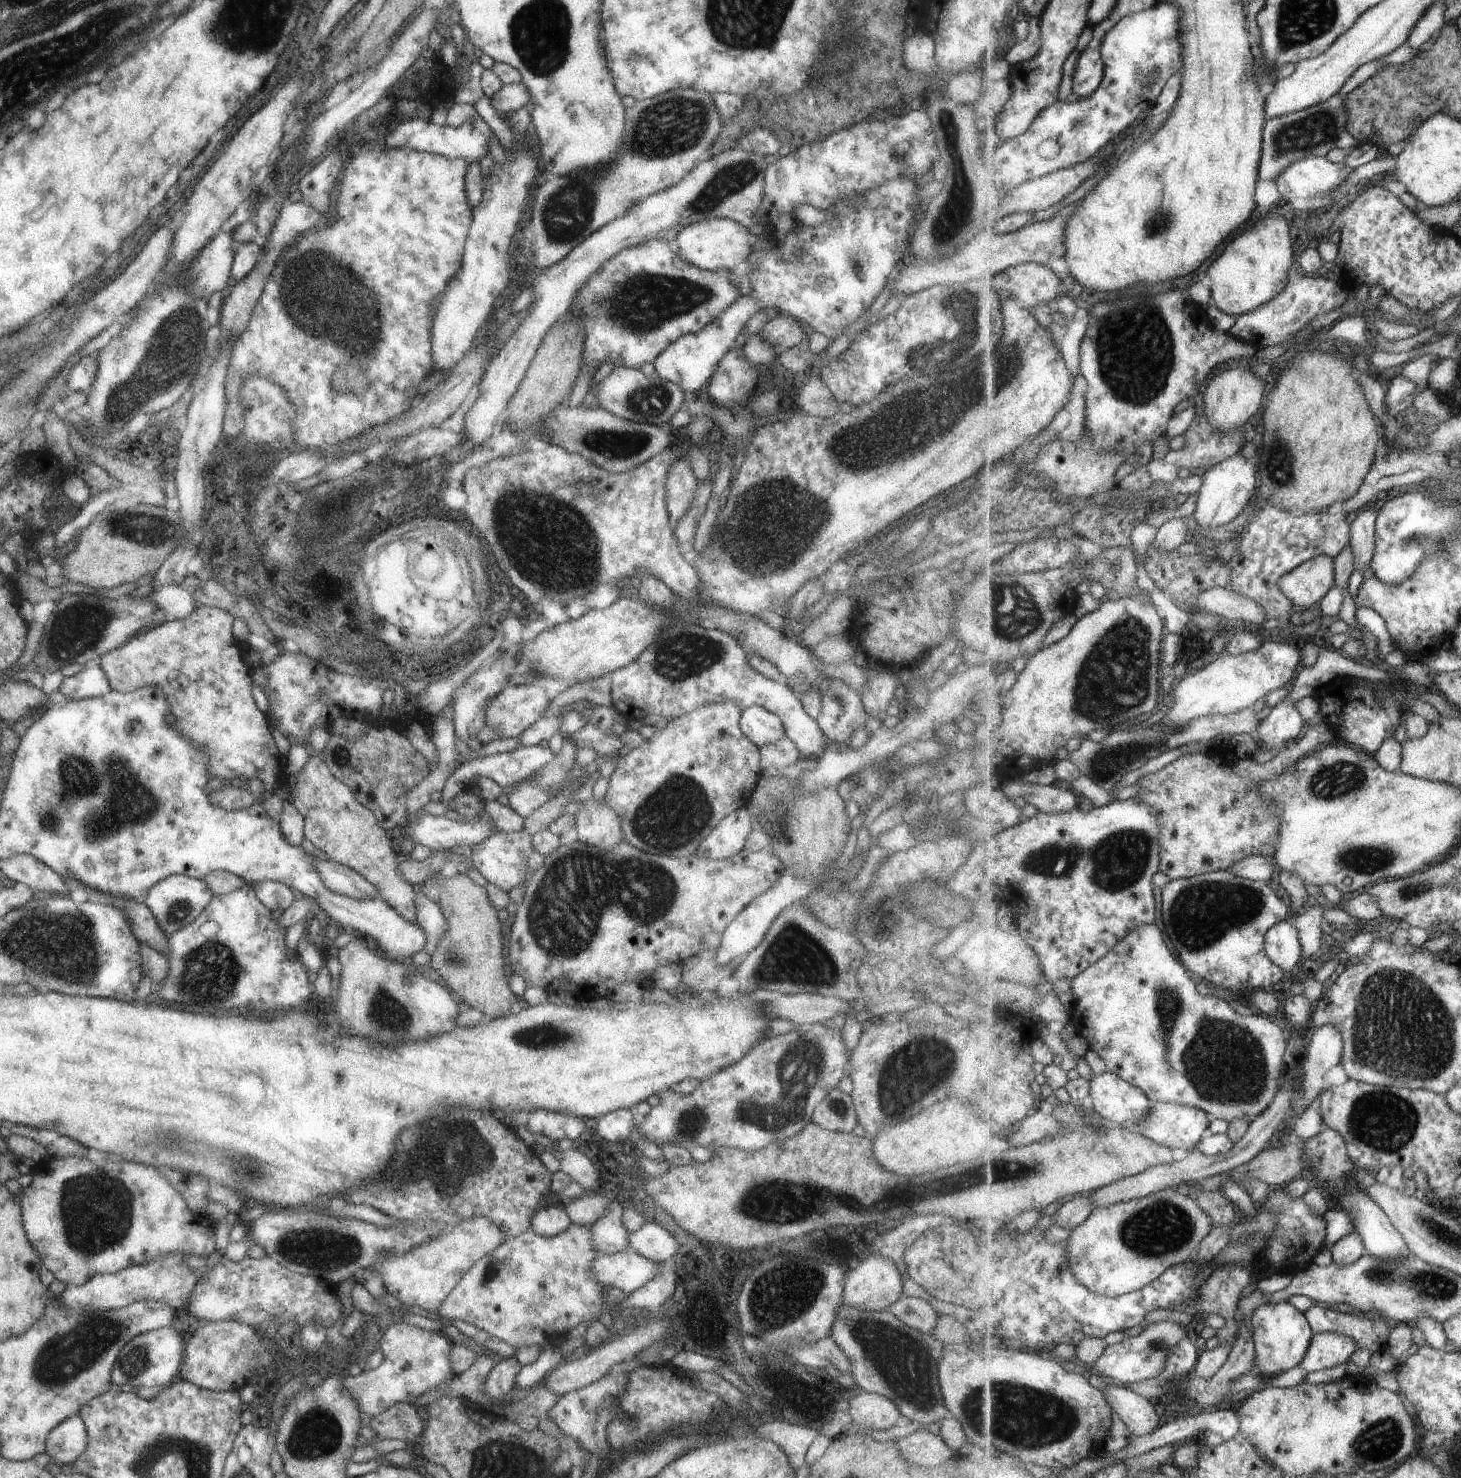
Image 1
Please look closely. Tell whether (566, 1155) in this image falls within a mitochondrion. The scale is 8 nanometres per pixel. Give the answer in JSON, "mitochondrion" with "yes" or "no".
{"mitochondrion":"no"}

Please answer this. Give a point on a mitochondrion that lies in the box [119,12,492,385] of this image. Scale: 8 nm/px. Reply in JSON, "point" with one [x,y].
{"point":[322,295]}

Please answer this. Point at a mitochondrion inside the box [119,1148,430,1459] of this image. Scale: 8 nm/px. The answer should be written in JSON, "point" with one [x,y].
{"point":[304,1247]}

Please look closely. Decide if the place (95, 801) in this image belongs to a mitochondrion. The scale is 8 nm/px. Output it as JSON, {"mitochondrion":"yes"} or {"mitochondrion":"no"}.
{"mitochondrion":"yes"}

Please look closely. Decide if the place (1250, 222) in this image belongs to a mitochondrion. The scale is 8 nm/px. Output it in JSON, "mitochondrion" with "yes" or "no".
{"mitochondrion":"no"}

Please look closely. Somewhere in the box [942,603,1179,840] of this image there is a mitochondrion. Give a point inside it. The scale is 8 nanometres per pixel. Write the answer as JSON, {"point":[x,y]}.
{"point":[1115,679]}

